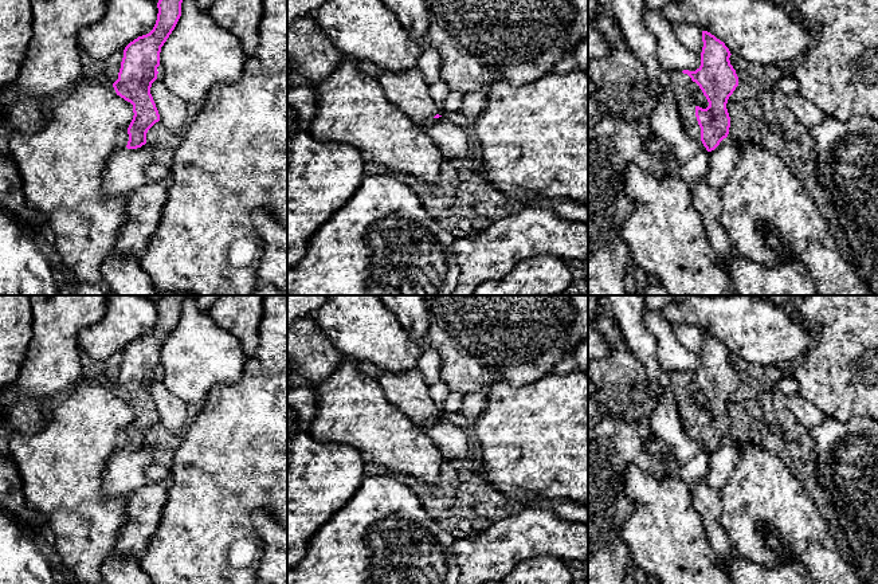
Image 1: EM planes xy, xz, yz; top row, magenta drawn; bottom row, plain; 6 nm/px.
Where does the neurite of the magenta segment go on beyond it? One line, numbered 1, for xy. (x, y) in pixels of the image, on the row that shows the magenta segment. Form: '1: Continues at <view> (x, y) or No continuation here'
1: No continuation here

